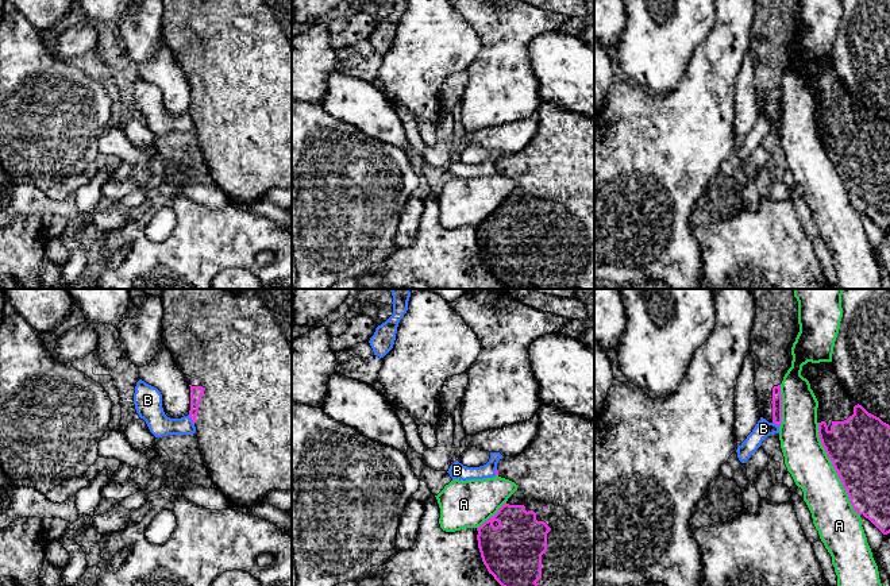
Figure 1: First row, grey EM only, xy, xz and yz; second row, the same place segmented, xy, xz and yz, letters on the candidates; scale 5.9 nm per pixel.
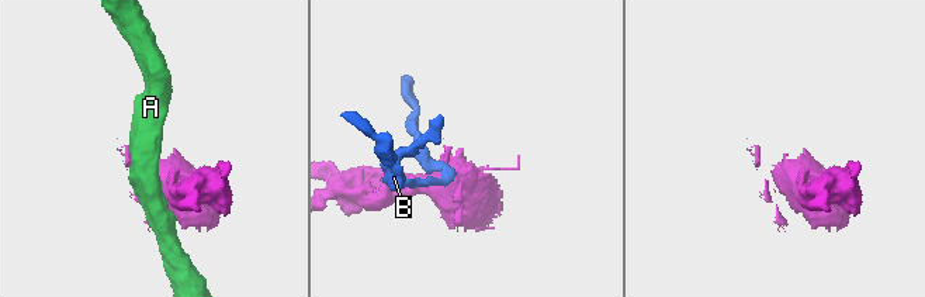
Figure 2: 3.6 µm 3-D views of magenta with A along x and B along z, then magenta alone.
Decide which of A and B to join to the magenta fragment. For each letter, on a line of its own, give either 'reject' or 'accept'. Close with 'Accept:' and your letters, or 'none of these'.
A: reject
B: reject
Accept: none of these

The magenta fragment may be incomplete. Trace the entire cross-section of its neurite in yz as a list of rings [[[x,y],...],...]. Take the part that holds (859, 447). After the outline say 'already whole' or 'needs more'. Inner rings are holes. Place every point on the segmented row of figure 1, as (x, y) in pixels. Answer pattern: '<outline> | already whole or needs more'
[[[832,362],[802,366],[801,375],[810,383],[817,401],[818,436],[828,458],[845,489],[854,510],[868,518],[883,535],[890,533],[890,425],[868,413],[837,379]]] | needs more

